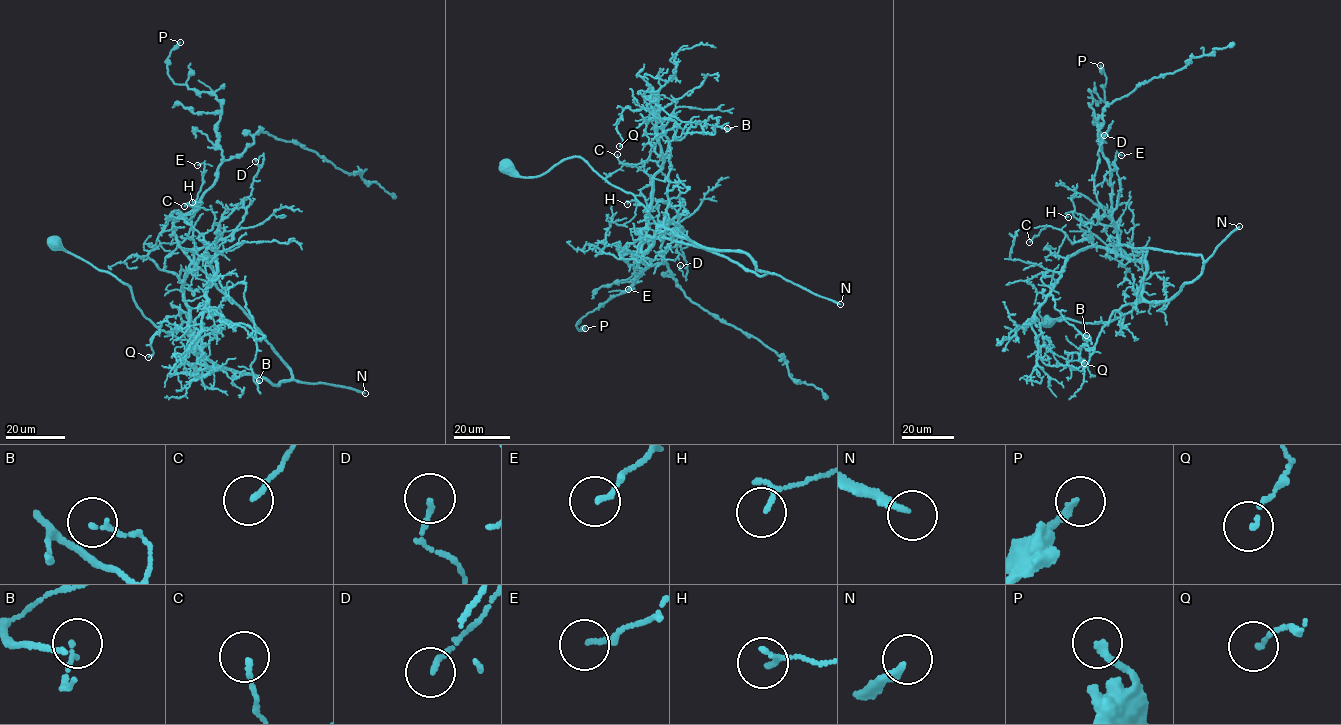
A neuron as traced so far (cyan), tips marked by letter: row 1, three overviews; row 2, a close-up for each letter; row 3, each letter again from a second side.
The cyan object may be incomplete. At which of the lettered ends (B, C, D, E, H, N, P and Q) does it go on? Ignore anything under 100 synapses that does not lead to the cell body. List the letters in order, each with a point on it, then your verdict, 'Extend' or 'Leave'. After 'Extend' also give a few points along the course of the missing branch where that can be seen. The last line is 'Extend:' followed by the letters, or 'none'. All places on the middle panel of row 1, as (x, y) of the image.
B: Place: (727, 128). Leave
C: Place: (617, 154). Leave
D: Place: (680, 265). Leave
E: Place: (628, 289). Leave
H: Place: (627, 204). Leave
N: Place: (840, 304). Extend
P: Place: (585, 328). Leave
Q: Place: (619, 146). Leave
Extend: N

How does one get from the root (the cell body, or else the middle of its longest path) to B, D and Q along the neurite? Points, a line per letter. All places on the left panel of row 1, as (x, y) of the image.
B: (55, 243), (178, 338), (185, 277), (206, 253), (221, 286), (246, 283), (259, 380)
D: (55, 243), (127, 285), (145, 317), (180, 338), (189, 265), (242, 220), (263, 156), (255, 161)
Q: (55, 243), (178, 338), (186, 274), (202, 254), (215, 262), (208, 307), (192, 325), (162, 321), (148, 357)

